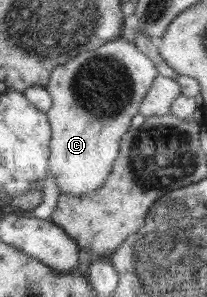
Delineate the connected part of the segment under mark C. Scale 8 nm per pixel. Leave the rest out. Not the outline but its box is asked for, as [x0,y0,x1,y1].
[44,37,157,196]

